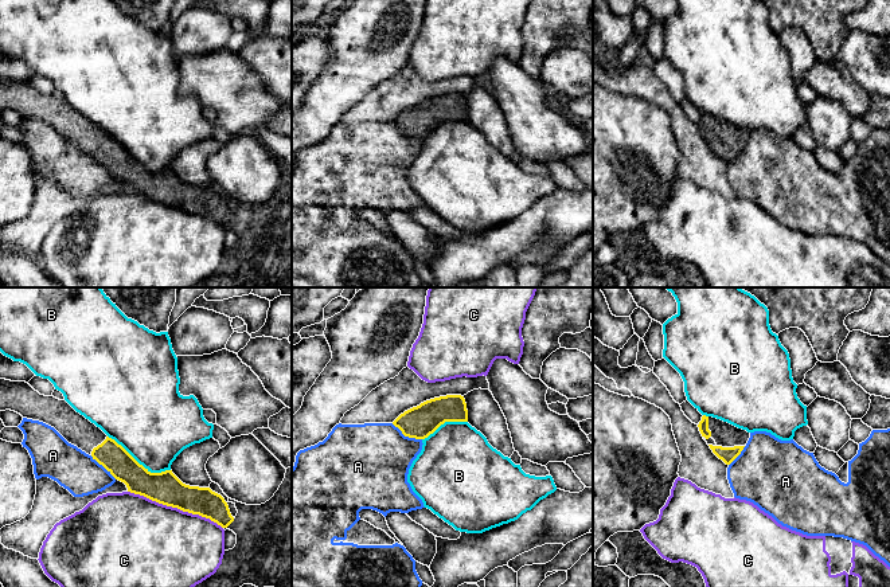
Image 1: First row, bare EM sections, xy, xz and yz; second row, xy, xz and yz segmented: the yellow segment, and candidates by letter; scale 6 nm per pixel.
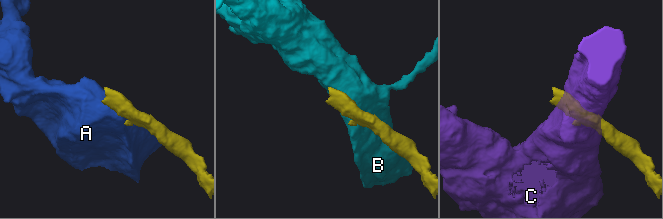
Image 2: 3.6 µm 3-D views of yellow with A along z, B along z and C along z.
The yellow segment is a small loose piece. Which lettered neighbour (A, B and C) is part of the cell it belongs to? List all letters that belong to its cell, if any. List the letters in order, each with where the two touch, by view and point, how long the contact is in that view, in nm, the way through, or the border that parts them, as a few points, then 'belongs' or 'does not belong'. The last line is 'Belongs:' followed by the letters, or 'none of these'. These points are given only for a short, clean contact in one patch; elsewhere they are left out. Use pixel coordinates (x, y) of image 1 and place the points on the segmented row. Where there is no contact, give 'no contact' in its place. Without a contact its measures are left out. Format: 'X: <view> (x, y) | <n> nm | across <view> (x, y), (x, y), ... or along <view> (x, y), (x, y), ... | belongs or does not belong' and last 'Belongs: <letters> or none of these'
A: xz (406, 435) | 200 nm | does not belong
B: xy (137, 462) | 440 nm | does not belong
C: xy (175, 507) | 600 nm | does not belong
Belongs: none of these

